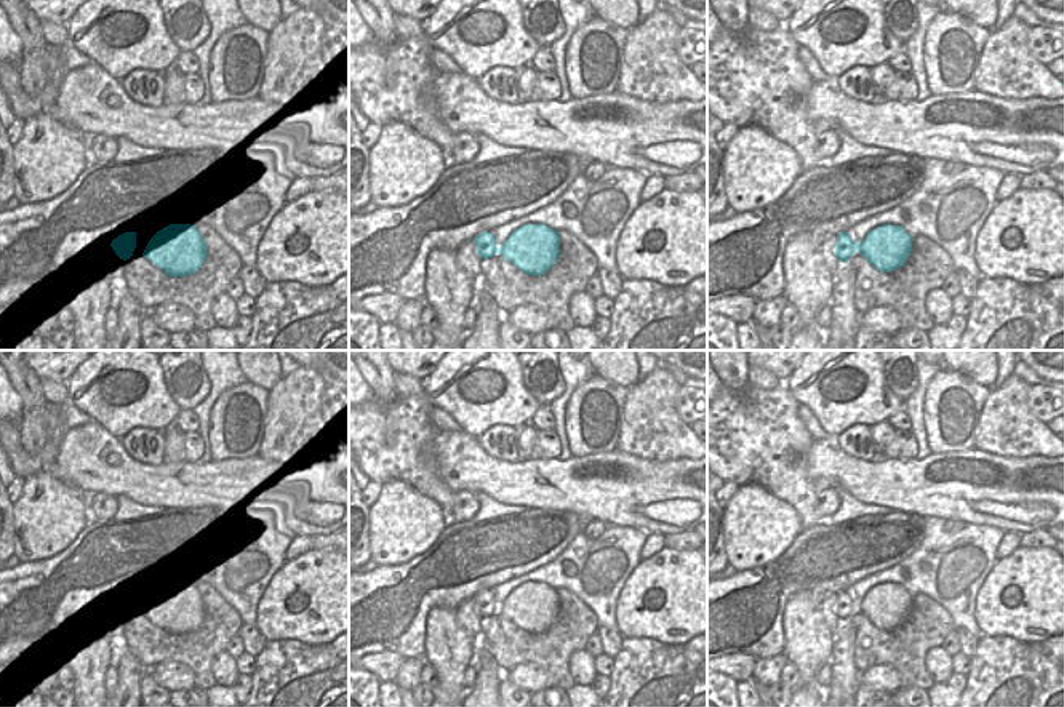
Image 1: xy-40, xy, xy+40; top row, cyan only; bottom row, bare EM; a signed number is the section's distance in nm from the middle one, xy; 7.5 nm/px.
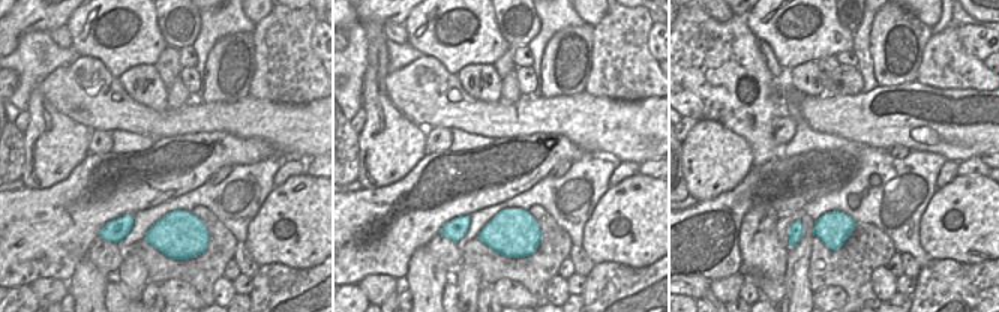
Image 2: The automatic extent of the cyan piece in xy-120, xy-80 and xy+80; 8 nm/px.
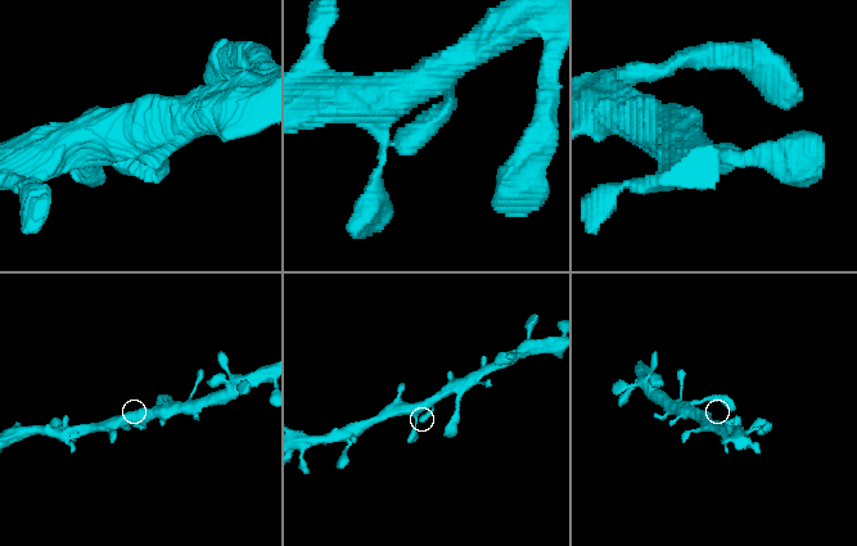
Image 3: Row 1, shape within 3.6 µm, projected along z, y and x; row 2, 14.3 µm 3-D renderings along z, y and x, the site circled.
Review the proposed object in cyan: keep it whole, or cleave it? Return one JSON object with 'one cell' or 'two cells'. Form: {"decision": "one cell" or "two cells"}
{"decision": "one cell"}

